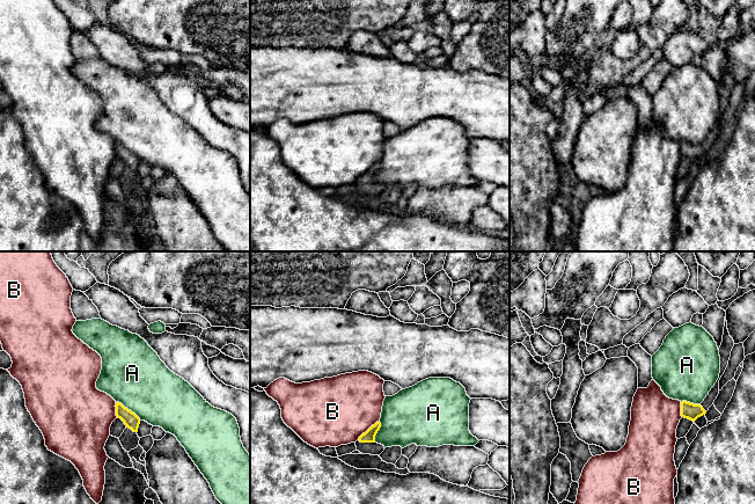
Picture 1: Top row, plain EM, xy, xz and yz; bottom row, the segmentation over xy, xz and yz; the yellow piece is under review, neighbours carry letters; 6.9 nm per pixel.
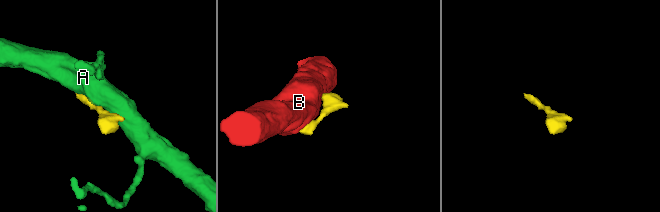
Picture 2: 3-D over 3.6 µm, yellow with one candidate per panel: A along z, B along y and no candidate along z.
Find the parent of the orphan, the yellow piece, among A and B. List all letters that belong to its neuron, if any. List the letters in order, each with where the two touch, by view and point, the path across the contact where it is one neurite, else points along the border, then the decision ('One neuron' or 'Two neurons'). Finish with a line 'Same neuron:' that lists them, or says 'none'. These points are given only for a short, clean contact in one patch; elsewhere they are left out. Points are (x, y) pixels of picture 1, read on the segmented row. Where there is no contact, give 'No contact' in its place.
A: Touches yellow at xy (127, 409). Two neurons
B: Touches yellow at xz (368, 429). Boundary: xz (378, 421), (357, 439). Two neurons
Same neuron: none

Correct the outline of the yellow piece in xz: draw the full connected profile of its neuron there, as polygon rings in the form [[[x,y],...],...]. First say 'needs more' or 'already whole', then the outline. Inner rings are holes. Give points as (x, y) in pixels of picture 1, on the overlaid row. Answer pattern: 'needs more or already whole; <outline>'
needs more; [[[376,422],[355,441],[357,451],[362,454],[380,455],[384,451],[384,446],[375,441],[375,436],[381,428],[381,423]]]

